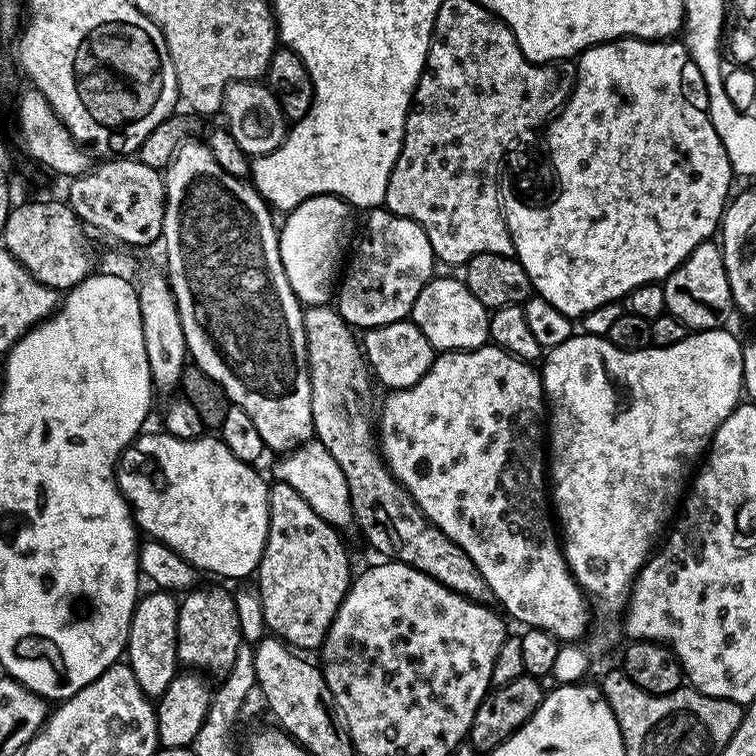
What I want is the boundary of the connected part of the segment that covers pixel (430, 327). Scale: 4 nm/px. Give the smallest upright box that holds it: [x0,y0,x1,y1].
[411,276,489,352]

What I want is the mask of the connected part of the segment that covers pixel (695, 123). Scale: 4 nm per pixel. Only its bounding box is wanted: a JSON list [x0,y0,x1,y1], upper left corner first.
[508,38,734,318]

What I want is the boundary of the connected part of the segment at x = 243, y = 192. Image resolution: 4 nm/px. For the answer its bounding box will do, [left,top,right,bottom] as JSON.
[162,138,313,454]

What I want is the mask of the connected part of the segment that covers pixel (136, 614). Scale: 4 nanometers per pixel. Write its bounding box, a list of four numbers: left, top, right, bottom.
[124,590,180,700]

